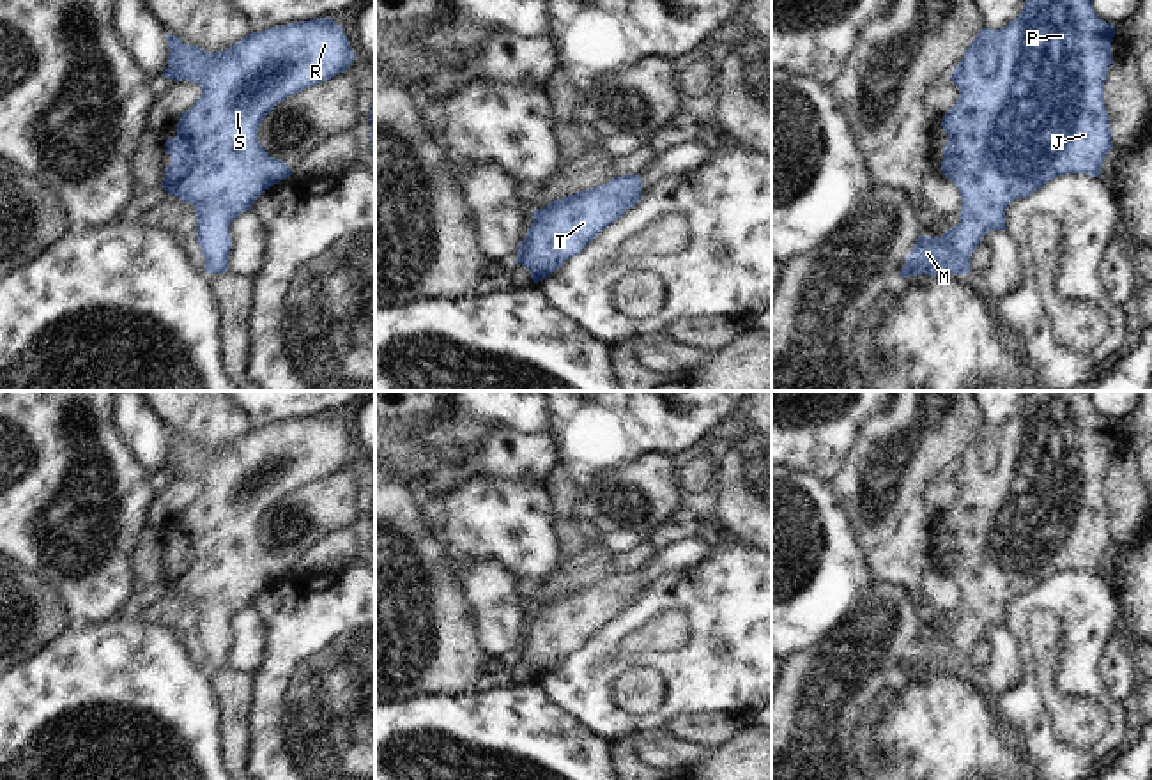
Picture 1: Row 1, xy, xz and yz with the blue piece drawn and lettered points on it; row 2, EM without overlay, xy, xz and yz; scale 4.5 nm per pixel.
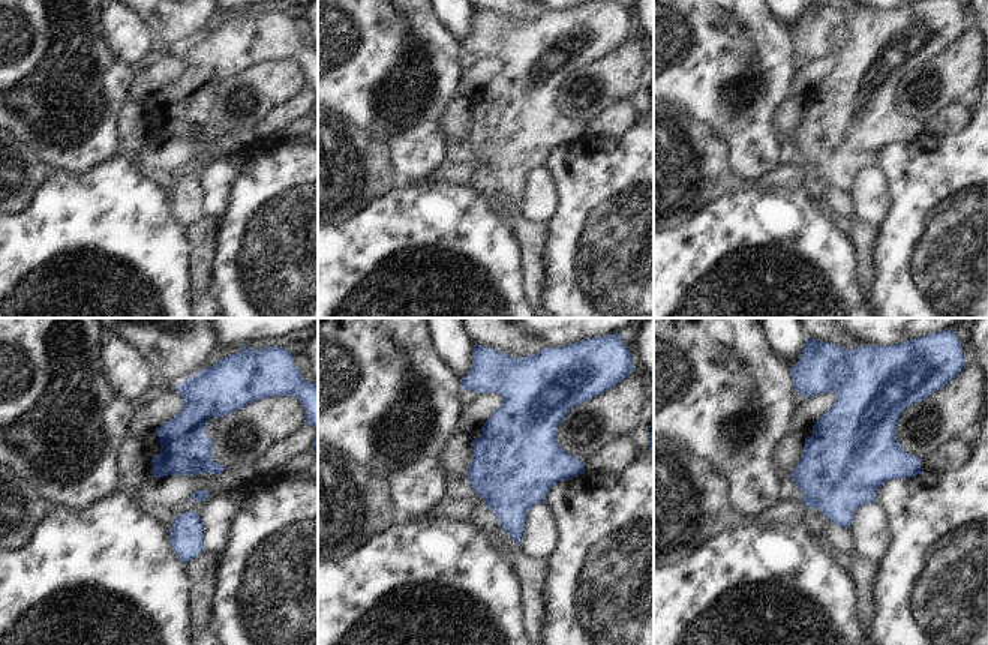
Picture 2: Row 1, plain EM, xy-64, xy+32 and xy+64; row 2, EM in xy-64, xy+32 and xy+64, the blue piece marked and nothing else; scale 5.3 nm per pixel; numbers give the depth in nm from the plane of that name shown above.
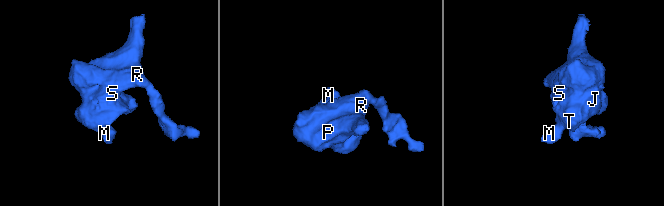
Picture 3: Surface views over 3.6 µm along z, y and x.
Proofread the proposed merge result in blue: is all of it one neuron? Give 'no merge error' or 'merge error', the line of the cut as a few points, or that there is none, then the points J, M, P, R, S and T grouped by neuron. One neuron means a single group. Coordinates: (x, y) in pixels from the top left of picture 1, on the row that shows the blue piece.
no merge error; cut none; groups J M P R S T

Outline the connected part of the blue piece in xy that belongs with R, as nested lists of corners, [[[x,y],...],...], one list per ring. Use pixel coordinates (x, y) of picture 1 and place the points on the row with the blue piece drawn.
[[[320,18],[262,32],[250,32],[234,46],[207,53],[166,34],[170,46],[168,67],[161,76],[202,87],[200,99],[182,113],[177,134],[165,147],[172,164],[163,177],[163,189],[196,209],[198,244],[205,258],[205,274],[228,272],[232,221],[251,209],[253,202],[271,186],[292,175],[292,168],[271,157],[258,141],[264,117],[283,99],[350,69],[354,51],[343,27],[333,18]]]

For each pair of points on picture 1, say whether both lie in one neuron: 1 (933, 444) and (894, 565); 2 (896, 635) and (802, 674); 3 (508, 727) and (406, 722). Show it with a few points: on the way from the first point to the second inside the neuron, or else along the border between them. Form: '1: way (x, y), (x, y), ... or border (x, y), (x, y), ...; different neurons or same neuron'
1: way (908, 474), (903, 489), (903, 522), (896, 535); same neuron
2: way (873, 644), (843, 674), (825, 674); same neuron
3: way (483, 727), (430, 724); same neuron

